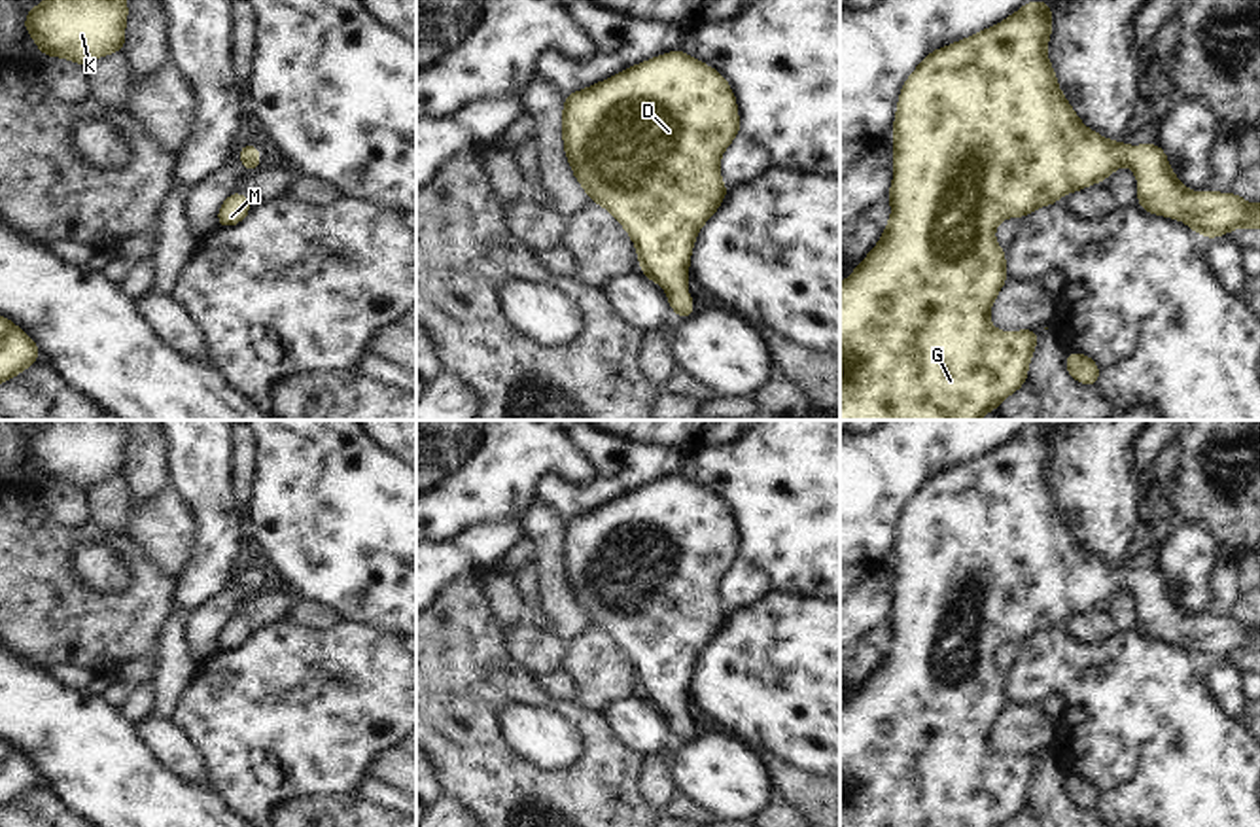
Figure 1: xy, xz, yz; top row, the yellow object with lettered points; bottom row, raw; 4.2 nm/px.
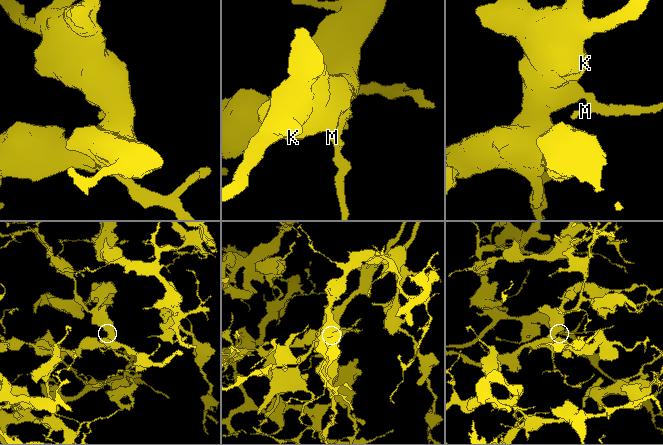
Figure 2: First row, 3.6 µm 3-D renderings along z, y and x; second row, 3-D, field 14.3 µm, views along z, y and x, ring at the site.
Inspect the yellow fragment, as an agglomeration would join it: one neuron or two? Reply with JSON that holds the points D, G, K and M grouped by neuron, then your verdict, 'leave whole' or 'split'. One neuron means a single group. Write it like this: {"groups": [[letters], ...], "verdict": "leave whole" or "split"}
{"groups": [["D", "G", "K", "M"]], "verdict": "leave whole"}

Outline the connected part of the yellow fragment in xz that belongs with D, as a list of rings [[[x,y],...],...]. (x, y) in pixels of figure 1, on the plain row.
[[[670,475],[564,520],[564,575],[575,604],[628,655],[639,695],[666,712],[679,744],[694,740],[685,713],[700,651],[715,638],[728,611],[719,583],[740,558],[736,520],[728,505],[685,475]]]

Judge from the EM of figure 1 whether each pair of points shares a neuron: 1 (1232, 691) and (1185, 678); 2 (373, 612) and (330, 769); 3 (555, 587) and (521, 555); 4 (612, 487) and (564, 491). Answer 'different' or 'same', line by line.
1: different
2: different
3: different
4: same

